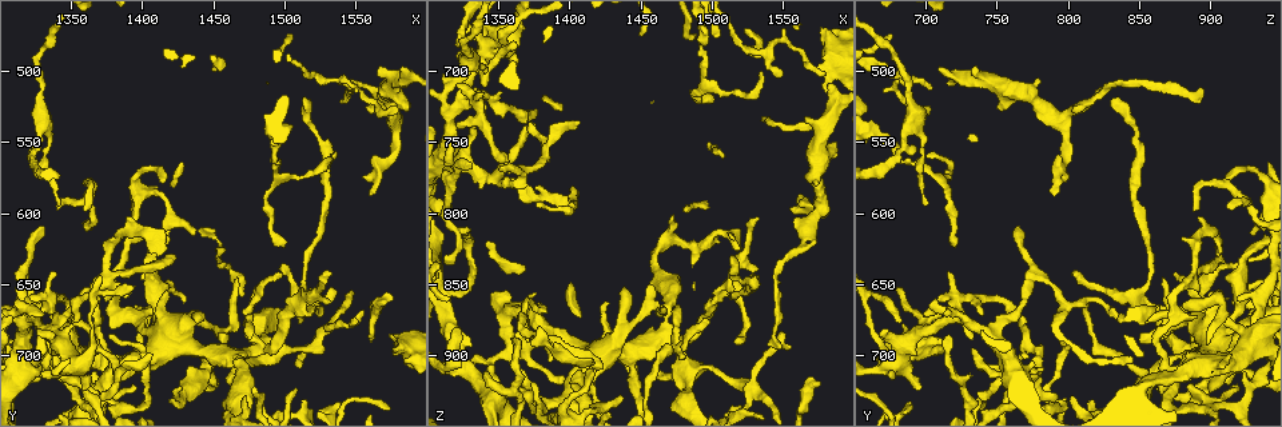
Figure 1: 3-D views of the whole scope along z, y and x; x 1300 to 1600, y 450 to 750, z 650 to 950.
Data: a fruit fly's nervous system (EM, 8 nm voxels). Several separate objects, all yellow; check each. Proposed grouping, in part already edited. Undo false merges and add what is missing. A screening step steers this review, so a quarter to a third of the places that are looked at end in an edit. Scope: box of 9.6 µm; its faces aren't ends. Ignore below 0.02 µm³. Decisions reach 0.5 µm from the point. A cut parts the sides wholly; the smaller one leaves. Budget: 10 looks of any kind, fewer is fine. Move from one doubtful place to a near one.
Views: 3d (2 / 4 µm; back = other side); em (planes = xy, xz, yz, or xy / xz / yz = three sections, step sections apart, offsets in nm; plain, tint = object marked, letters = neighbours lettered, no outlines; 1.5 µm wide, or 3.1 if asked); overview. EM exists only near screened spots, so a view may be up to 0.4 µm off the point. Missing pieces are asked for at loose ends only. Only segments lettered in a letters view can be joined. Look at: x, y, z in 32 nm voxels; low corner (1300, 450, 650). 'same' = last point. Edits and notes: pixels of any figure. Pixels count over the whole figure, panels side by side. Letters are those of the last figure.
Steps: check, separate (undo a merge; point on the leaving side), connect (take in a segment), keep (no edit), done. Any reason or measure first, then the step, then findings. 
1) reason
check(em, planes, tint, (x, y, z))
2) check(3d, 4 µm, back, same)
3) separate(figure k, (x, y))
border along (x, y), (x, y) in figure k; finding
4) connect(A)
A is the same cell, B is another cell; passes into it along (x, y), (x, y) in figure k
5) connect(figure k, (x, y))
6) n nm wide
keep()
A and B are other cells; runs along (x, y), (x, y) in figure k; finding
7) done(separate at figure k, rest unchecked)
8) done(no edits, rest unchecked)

branch stops here
check(em, planes, letters, (1580, 688, 712))

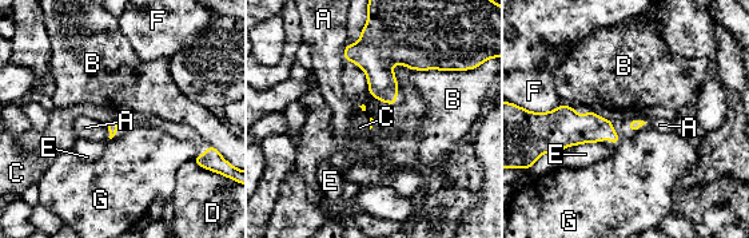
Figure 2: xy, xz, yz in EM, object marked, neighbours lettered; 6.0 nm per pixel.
B touches over 380 nm
keep()
A, B, C, D, E, F and G are other cells; none of them fits

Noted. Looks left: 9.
four arms meet
check(3d, 2 µm, (1504, 670, 860))

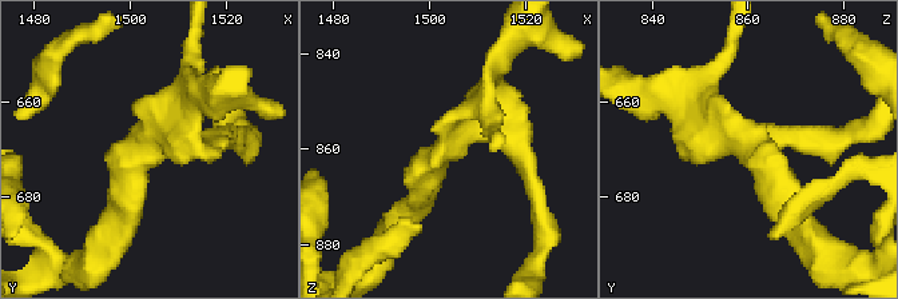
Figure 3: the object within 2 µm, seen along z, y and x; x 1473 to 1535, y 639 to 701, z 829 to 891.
4 arms
check(em, planes, letters, (1505, 668, 859))

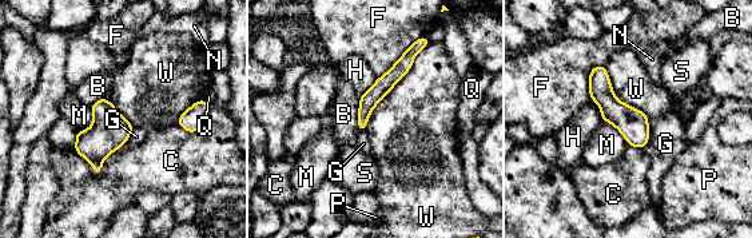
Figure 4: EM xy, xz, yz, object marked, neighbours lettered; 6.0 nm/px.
keep()
B, C, F, G, H, M, N, P, Q, S and W are other cells; border along (428, 44), (374, 107), (365, 130) in figure 4; all the same neuron

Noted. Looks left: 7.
an open end
check(em, planes, letters, (1378, 684, 792))

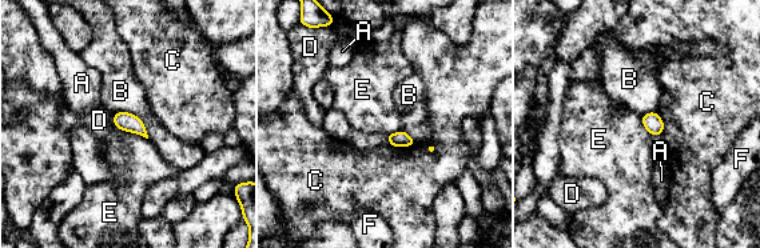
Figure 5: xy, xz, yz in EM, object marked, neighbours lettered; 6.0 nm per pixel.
B touches over 260 nm
keep()
A, B, C, D, E and F are other cells; border along (114, 112), (132, 112), (148, 138) in figure 5; no lettered segment goes on from it

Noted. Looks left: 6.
sharp bend
check(em, 3.1 µm, planes, plain, (1354, 706, 678))

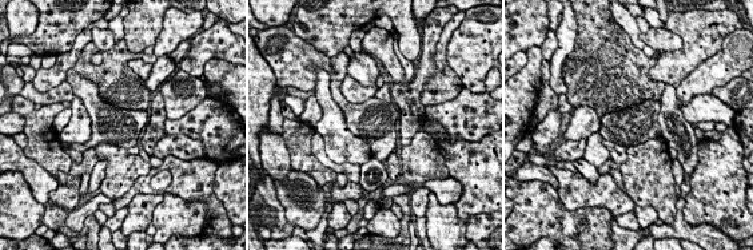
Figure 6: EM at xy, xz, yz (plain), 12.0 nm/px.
check(em, 3.1 µm, planes, tint, same)

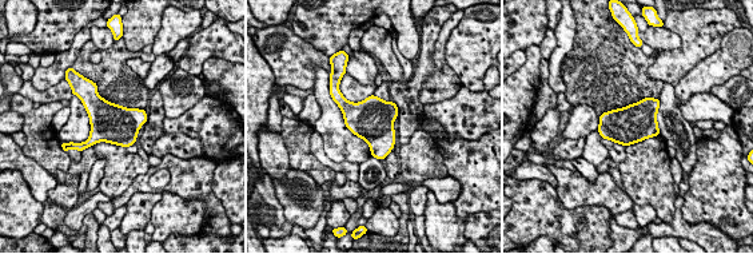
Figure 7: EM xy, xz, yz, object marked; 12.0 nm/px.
check(em, 3.1 µm, planes, letters, same)

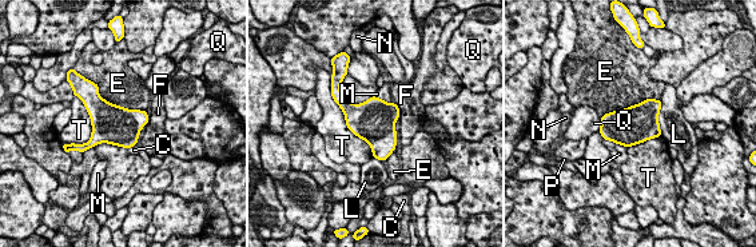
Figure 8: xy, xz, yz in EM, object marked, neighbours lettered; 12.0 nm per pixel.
T touches over 800 nm
keep()
C, E, F, L, M, N, P, Q and T are other cells; border along (337, 103), (374, 156) in figure 8; continuous, no second neuron

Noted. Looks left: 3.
done(no edits, rest unchecked)

